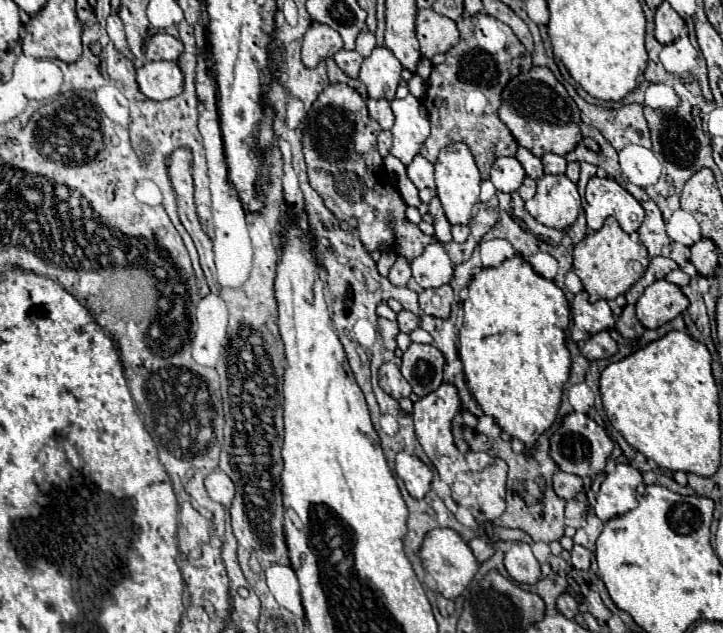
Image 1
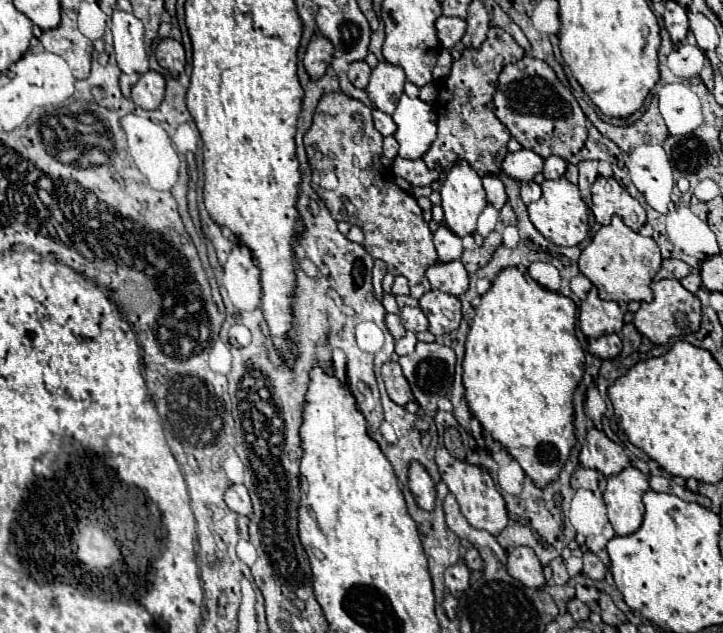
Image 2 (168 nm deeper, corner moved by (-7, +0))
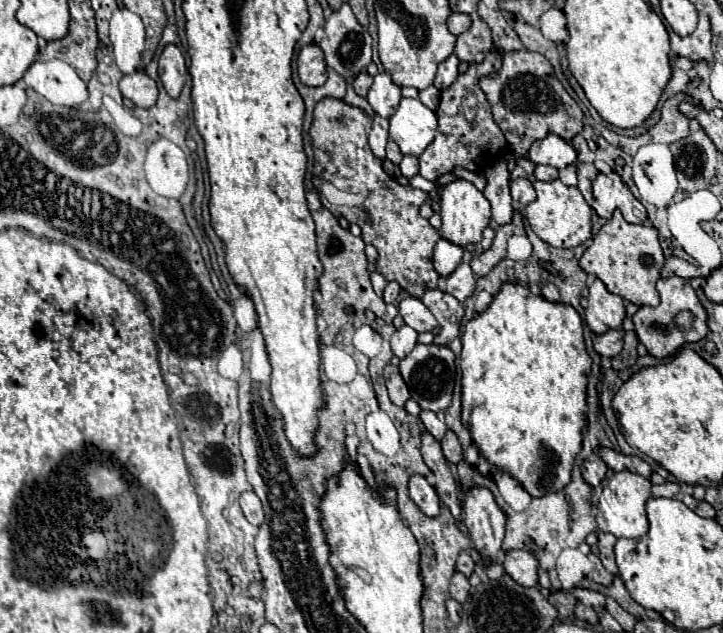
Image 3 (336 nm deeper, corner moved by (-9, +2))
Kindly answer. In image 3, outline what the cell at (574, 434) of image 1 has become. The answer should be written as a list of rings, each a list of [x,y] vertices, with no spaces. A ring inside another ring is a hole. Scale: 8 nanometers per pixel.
[[[599,449],[599,457],[613,469],[613,471],[633,471],[643,475],[645,479],[651,479],[651,467],[639,459],[639,457],[631,457],[631,455],[623,455],[621,451],[615,449]]]

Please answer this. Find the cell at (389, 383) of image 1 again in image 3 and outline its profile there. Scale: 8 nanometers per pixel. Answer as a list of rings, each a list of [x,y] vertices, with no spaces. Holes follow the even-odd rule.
[[[389,363],[389,365],[385,367],[383,377],[385,377],[387,389],[389,389],[389,397],[391,397],[391,401],[393,401],[395,405],[403,407],[405,401],[409,399],[409,389],[407,389],[407,385],[405,385],[401,373],[399,373],[399,367],[393,365],[393,363]]]

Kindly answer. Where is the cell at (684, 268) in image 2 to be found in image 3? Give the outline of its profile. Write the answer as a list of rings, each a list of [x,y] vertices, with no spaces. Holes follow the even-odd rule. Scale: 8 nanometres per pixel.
[[[669,257],[665,261],[665,267],[661,270],[661,277],[671,277],[677,275],[677,277],[685,277],[685,279],[691,279],[691,277],[701,277],[701,269],[685,259],[679,259],[679,257]]]

